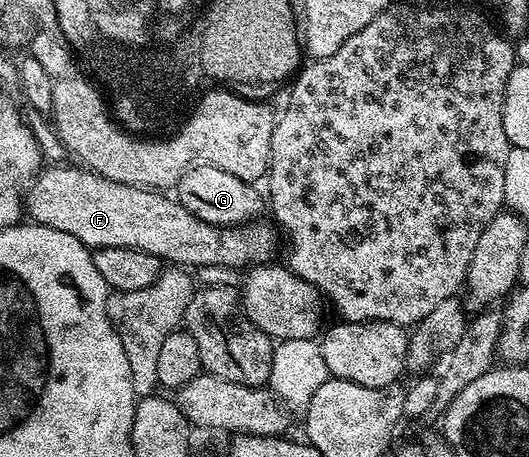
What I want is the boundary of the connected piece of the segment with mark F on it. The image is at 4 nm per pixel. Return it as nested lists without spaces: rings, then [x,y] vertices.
[[[63,163],[57,164],[55,167],[41,168],[33,179],[31,185],[26,190],[26,213],[28,213],[33,222],[37,225],[45,225],[46,227],[54,227],[54,231],[66,231],[66,235],[74,235],[74,239],[78,239],[87,245],[89,250],[105,249],[106,247],[126,247],[127,249],[137,249],[143,253],[149,253],[155,257],[160,258],[161,262],[171,263],[176,267],[189,267],[188,265],[244,265],[243,267],[251,267],[254,265],[263,265],[271,262],[272,257],[276,253],[276,233],[277,230],[264,222],[264,219],[253,219],[243,225],[234,225],[231,227],[221,227],[219,225],[211,225],[202,219],[198,219],[190,211],[186,211],[186,207],[182,207],[179,201],[173,199],[171,196],[165,195],[160,191],[153,191],[150,189],[141,189],[138,185],[127,185],[126,183],[114,183],[105,177],[99,177],[94,172],[85,171],[83,168],[71,169],[71,164]]]

